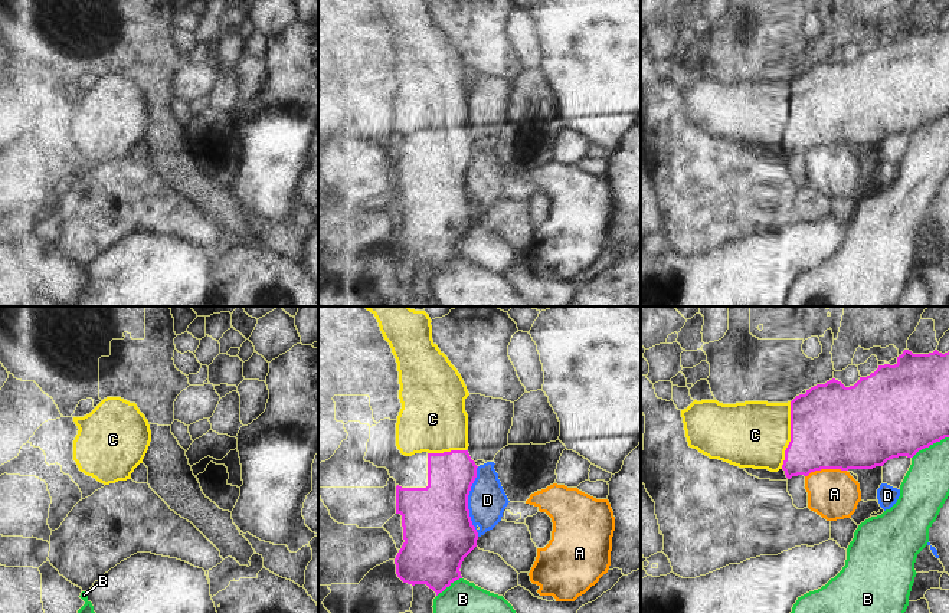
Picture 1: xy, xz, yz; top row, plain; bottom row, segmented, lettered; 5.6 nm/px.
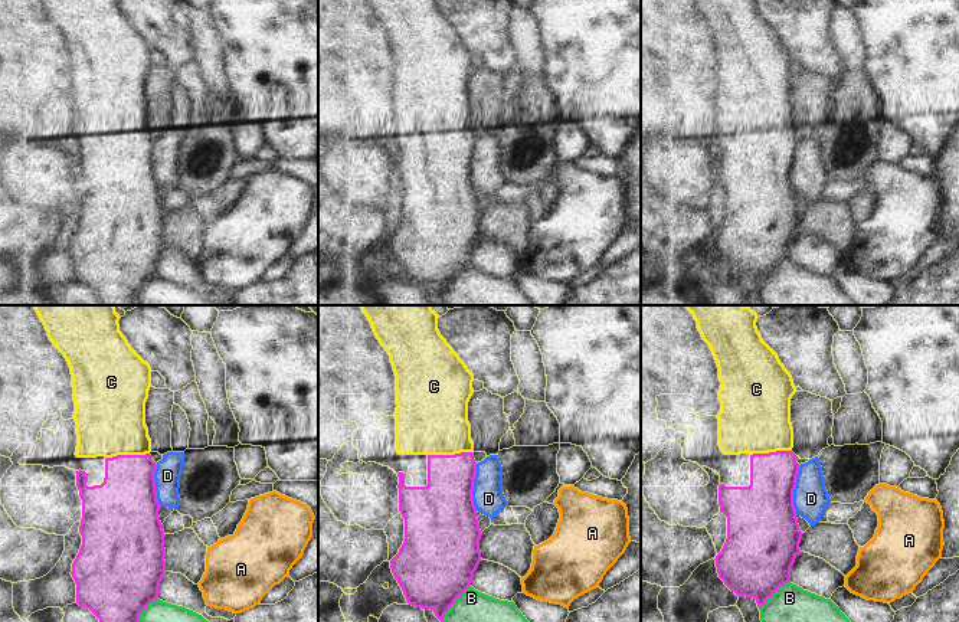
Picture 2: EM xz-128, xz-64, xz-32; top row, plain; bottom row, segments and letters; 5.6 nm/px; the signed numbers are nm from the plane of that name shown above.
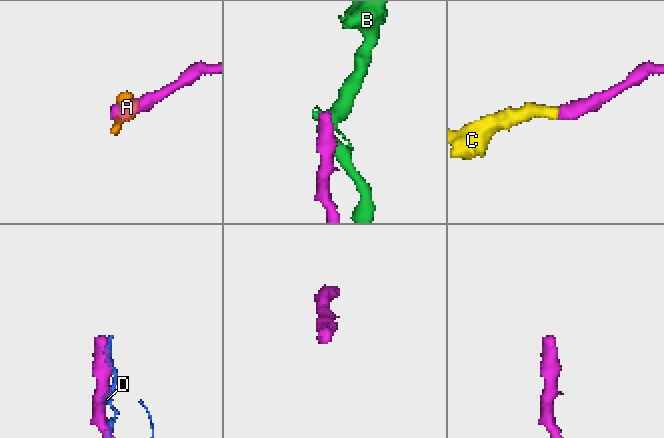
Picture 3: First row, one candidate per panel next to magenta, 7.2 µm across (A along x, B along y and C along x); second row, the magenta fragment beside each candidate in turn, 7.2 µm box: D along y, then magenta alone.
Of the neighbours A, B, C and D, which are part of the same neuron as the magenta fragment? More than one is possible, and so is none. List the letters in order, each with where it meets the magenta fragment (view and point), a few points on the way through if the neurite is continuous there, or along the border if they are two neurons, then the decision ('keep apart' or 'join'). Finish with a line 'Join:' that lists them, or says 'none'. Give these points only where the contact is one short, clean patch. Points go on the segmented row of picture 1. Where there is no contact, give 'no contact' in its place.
A: yz (825, 468) | along yz (846, 469), (815, 469), (805, 477) | keep apart
B: yz (929, 445) | keep apart
C: yz (791, 435) | join
D: xz (467, 501) | keep apart
Join: C

